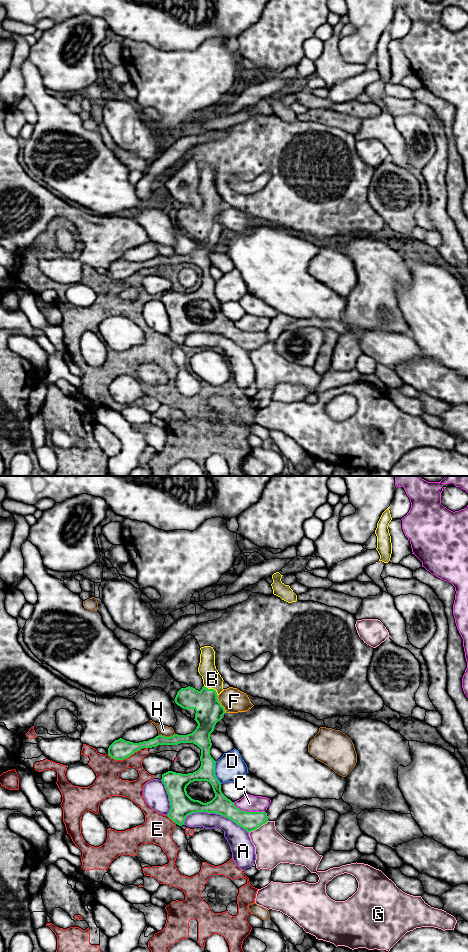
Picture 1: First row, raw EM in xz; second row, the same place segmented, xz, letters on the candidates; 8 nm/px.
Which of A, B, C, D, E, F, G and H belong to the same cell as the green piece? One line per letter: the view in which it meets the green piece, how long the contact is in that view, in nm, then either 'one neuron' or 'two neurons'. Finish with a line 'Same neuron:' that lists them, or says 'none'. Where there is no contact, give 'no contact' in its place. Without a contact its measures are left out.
A: contact in xz; length 550 nm; two neurons
B: contact in xz; length 140 nm; one neuron
C: contact in xz; length 260 nm; two neurons
D: contact in xz; length 190 nm; two neurons
E: contact in xz; length 280 nm; two neurons
F: contact in xz; length 160 nm; two neurons
G: contact in xz; length 190 nm; two neurons
H: contact in xz; length 130 nm; two neurons
Same neuron: B

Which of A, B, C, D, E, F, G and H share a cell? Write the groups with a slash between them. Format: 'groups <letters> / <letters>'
groups A / B / C / D / E / F / G / H

